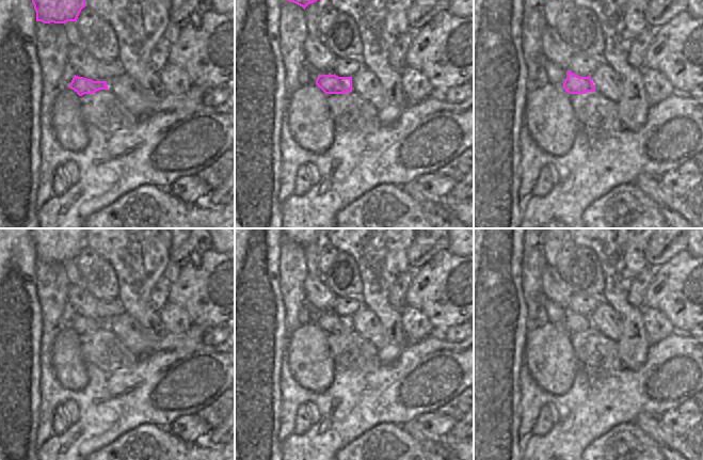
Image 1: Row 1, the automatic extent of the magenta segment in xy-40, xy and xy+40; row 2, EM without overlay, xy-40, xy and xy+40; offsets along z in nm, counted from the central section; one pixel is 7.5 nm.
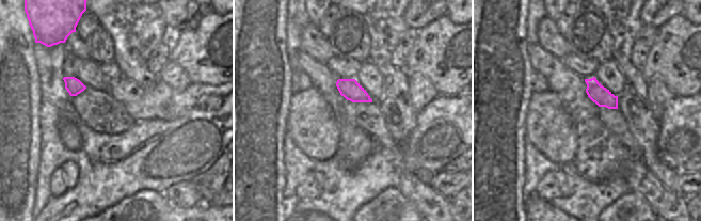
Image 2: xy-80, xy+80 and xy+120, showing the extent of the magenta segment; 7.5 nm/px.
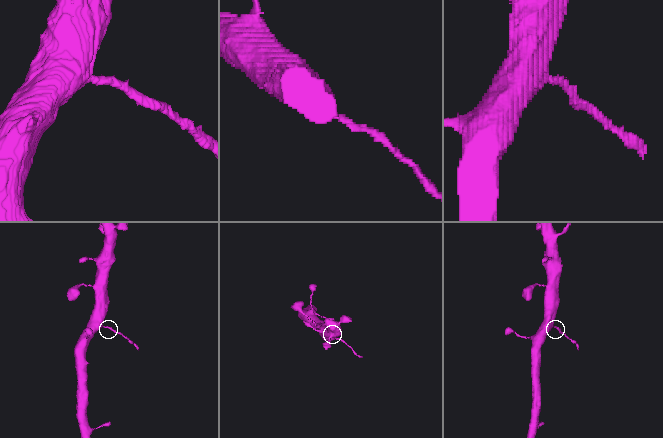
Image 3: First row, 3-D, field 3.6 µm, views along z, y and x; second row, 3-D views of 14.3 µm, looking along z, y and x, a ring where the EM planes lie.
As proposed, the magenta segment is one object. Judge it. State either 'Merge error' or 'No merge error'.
Merge error

